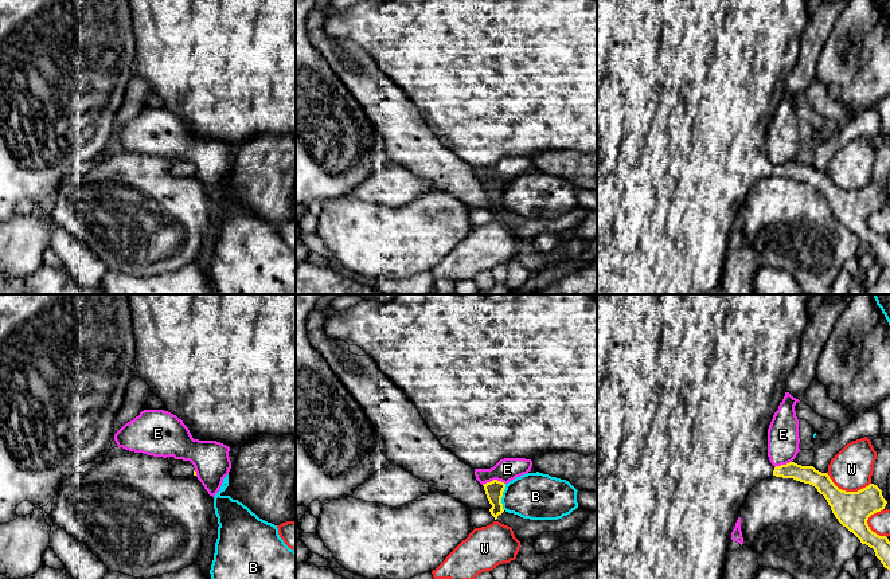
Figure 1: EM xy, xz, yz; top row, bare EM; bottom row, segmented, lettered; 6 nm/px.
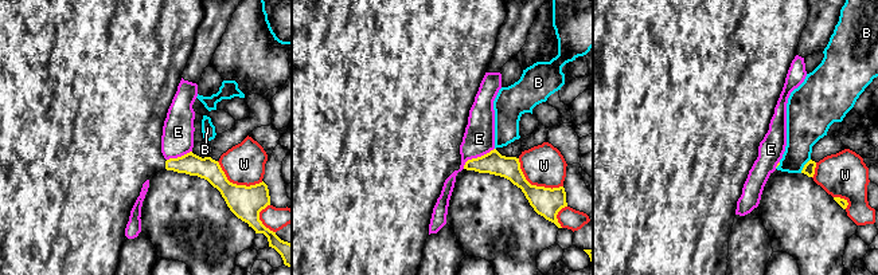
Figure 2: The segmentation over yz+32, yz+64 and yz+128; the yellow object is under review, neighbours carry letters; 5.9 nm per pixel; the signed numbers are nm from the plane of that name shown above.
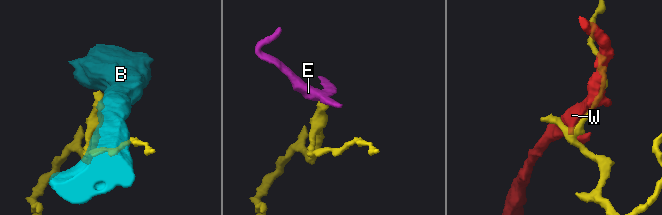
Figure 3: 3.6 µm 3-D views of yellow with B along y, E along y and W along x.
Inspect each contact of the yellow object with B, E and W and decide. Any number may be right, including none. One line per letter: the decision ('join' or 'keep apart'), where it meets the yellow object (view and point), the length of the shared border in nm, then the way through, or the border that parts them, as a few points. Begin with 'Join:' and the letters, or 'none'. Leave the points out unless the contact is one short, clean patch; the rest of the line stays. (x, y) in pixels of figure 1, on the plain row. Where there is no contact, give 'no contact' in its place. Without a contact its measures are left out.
Join: none
B: keep apart; contact xz (502, 195); length 160 nm
E: keep apart; contact xz (494, 179); length 140 nm; border xz (504, 182), (491, 179), (483, 184)
W: keep apart; contact yz (847, 191); length 280 nm

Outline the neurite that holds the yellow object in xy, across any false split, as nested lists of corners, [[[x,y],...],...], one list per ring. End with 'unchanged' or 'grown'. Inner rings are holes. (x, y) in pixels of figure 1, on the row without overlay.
[[[167,156],[169,161],[169,172],[173,176],[191,176],[196,175],[195,167],[190,160],[175,159],[173,156]]]; grown

